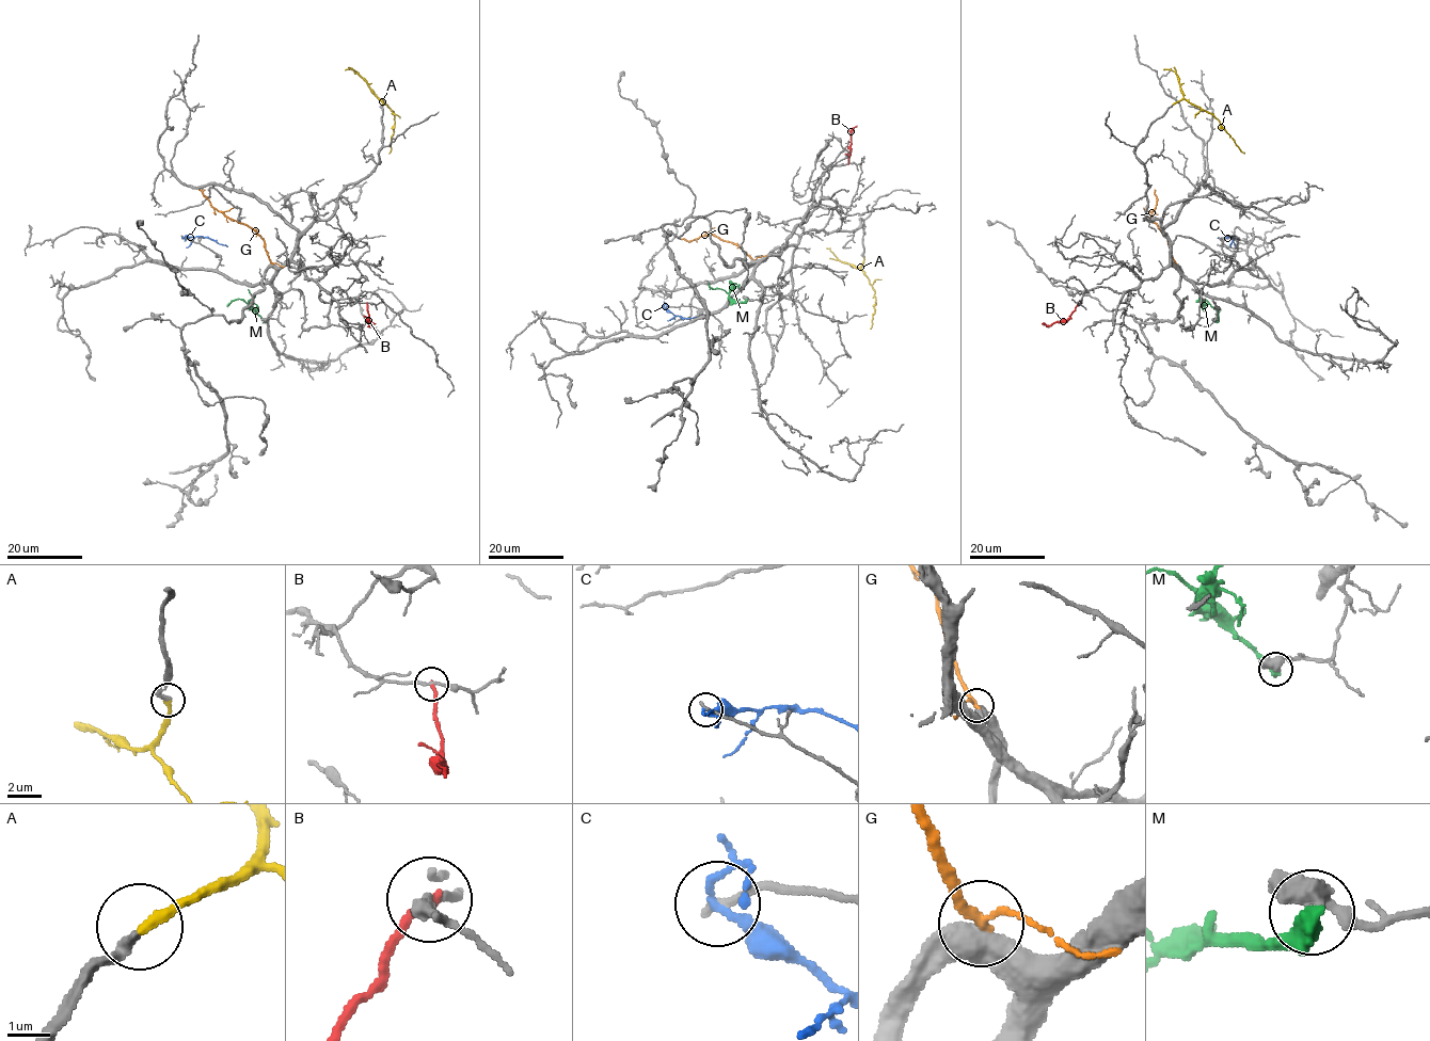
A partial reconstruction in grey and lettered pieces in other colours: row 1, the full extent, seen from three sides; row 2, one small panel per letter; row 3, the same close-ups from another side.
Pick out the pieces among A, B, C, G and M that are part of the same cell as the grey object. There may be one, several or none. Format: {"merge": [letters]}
{"merge": ["A"]}

